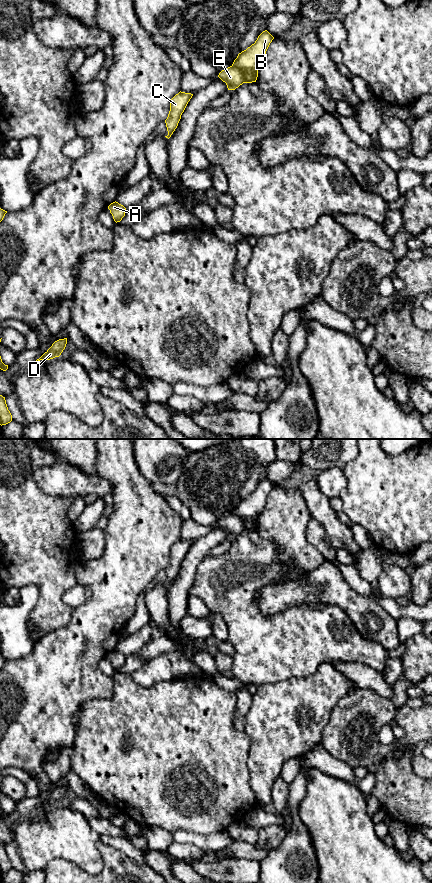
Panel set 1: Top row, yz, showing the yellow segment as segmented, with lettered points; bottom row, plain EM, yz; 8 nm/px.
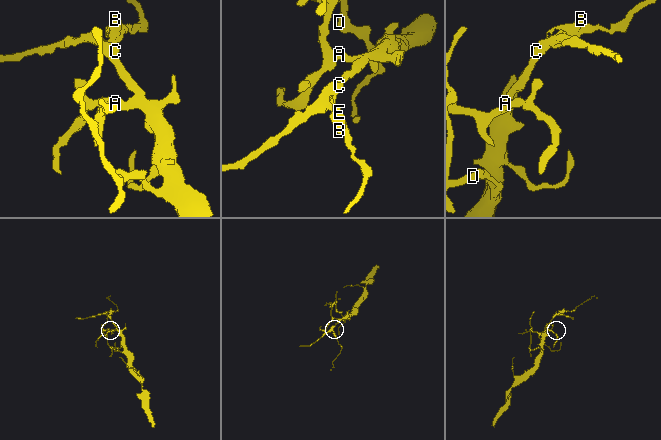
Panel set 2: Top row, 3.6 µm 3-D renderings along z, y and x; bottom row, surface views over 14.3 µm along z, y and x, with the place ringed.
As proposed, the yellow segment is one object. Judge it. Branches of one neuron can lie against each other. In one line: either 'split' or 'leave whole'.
split

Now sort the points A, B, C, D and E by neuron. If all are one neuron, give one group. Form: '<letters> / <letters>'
A C D E / B

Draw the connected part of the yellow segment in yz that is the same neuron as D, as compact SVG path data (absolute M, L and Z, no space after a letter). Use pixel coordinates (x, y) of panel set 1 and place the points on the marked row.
M67 338L59 339L55 341L52 346L39 358L35 361L37 363L40 360L50 360L55 357L59 357L67 344Z

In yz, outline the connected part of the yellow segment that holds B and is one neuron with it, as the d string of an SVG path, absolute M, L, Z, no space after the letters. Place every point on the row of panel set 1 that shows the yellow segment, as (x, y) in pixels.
M267 30L263 31L254 44L238 54L232 66L246 71L259 68L273 39L274 37Z

